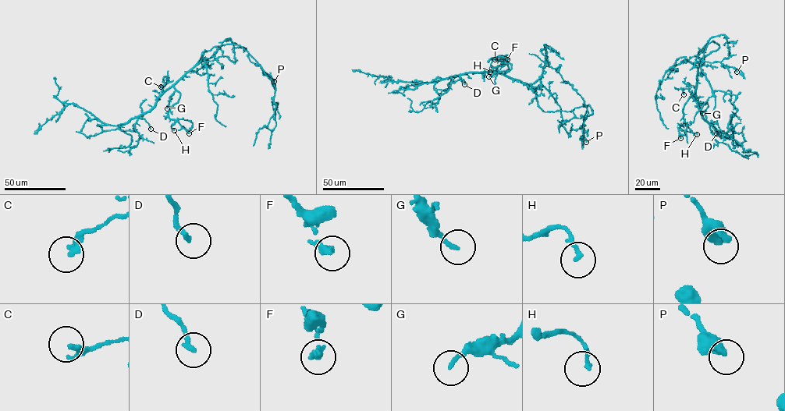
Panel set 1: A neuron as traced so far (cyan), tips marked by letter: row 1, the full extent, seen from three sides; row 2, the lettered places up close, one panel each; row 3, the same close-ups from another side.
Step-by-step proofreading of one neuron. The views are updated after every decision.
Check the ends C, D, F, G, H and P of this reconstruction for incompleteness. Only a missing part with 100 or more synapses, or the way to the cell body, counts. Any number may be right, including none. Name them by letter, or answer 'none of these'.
none of these

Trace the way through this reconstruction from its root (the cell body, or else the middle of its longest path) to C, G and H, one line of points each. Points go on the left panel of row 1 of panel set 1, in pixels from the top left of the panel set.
C: (193, 66), (165, 90), (163, 87), (168, 82), (161, 86)
G: (193, 66), (173, 86), (175, 90), (167, 108)
H: (193, 66), (174, 86), (180, 94), (179, 101), (168, 111), (168, 117), (175, 120), (171, 126), (174, 130)

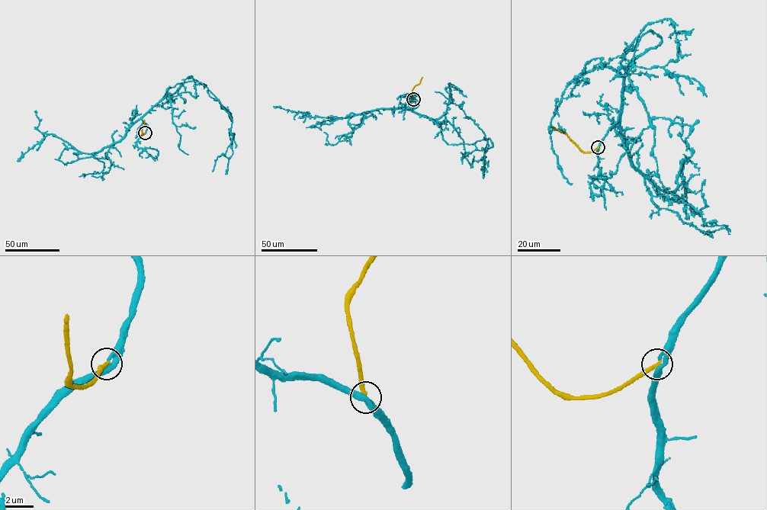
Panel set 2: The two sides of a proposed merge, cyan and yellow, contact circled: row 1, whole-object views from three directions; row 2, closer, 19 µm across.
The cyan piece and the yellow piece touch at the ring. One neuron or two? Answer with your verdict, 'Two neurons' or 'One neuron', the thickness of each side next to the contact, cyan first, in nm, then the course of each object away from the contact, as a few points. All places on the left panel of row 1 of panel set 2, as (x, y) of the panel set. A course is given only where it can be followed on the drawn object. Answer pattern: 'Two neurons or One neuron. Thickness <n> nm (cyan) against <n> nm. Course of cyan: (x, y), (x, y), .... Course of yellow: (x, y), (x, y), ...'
One neuron. Thickness 400 nm (cyan) against 300 nm. Course of cyan: (145, 133), (142, 117), (168, 88), (201, 83), (232, 120), (231, 142), (212, 171). Course of yellow: (145, 133), (142, 134), (144, 120)

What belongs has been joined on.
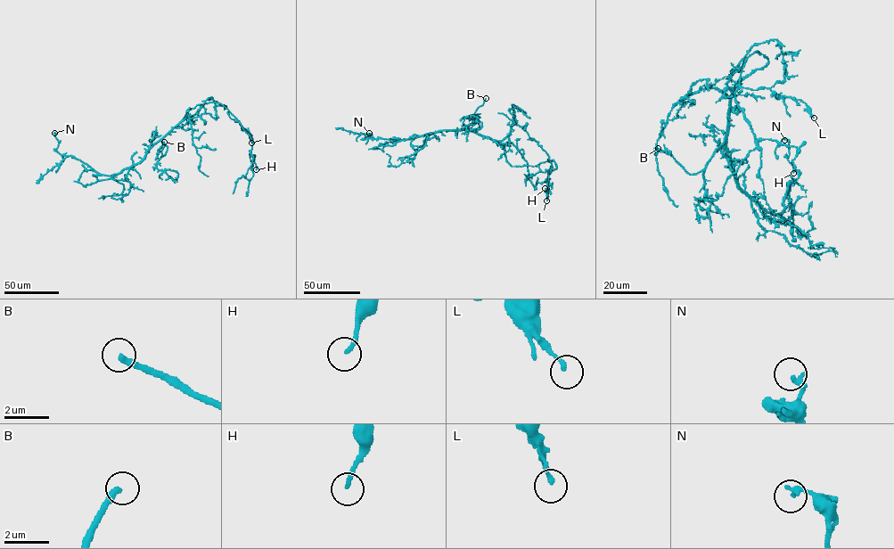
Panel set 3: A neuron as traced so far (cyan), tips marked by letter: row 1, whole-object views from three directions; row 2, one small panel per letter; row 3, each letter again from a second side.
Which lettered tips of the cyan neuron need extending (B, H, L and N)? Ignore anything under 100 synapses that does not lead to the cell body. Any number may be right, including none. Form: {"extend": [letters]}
{"extend": ["B"]}

